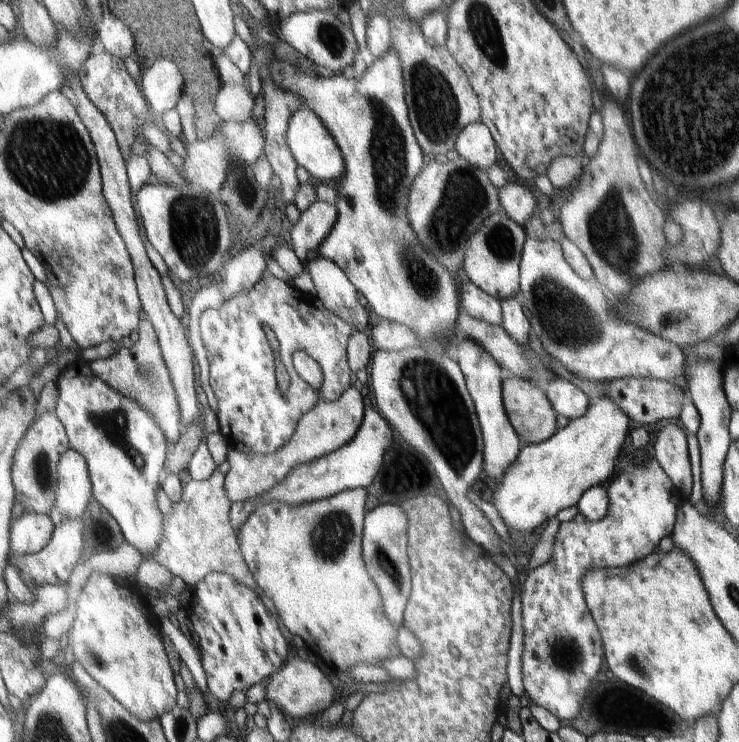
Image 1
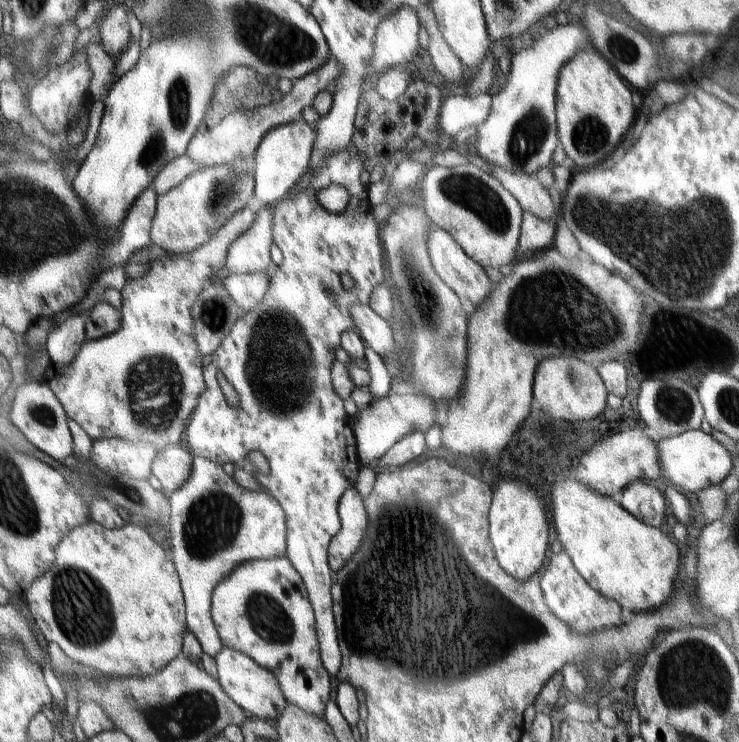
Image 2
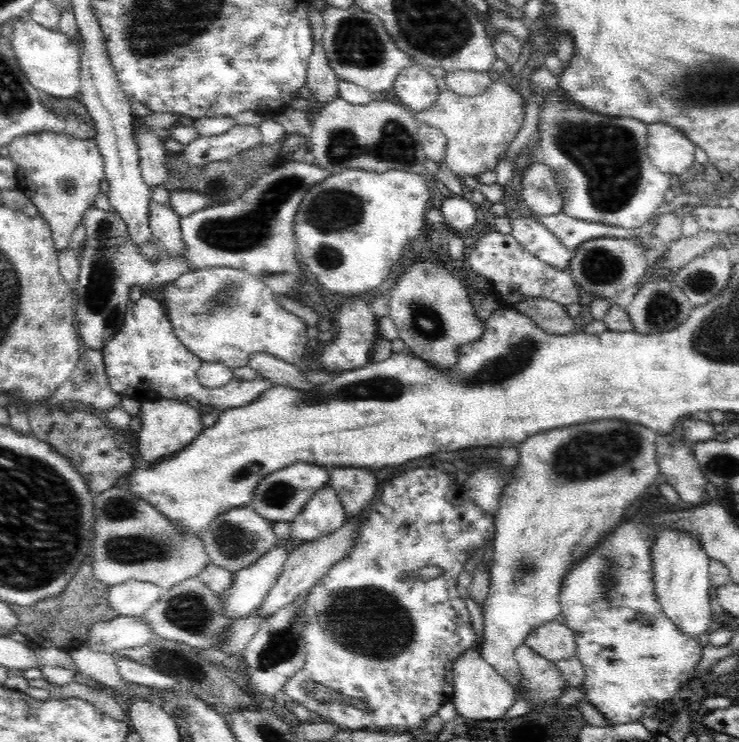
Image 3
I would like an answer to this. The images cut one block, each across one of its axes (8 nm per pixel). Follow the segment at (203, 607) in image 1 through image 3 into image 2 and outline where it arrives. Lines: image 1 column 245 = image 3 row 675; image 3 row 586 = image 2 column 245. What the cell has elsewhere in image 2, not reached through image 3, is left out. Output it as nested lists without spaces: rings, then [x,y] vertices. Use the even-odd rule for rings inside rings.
[[[288,558],[249,560],[234,566],[234,570],[214,588],[210,612],[224,647],[244,653],[262,668],[267,668],[276,677],[289,703],[323,718],[332,680],[319,657],[320,642],[316,636],[315,616],[306,587]]]

